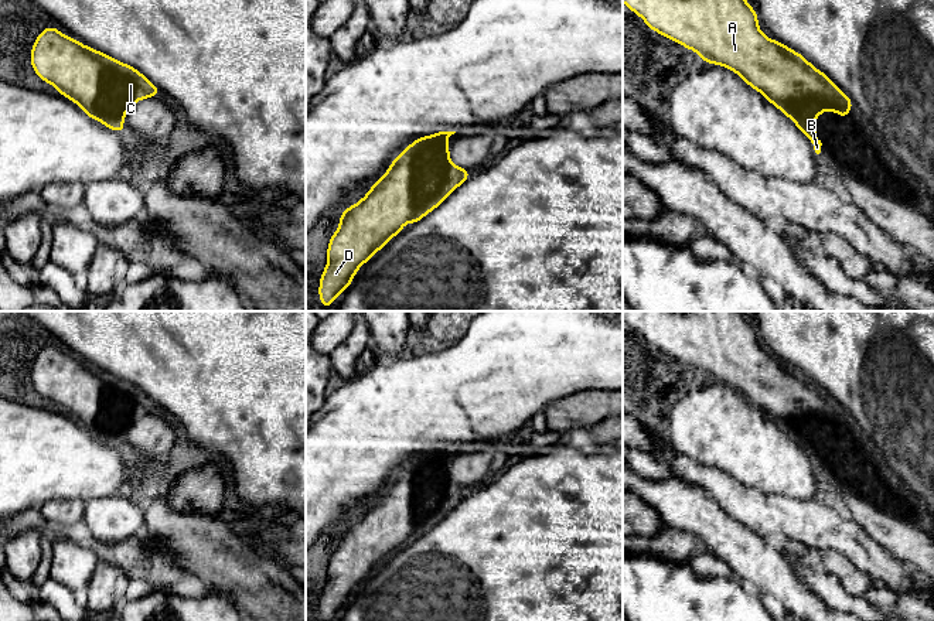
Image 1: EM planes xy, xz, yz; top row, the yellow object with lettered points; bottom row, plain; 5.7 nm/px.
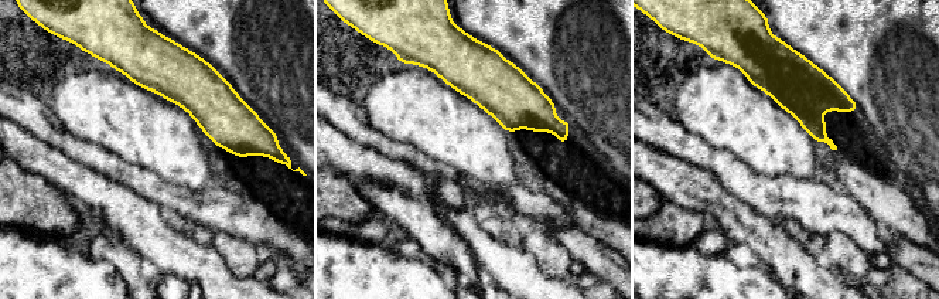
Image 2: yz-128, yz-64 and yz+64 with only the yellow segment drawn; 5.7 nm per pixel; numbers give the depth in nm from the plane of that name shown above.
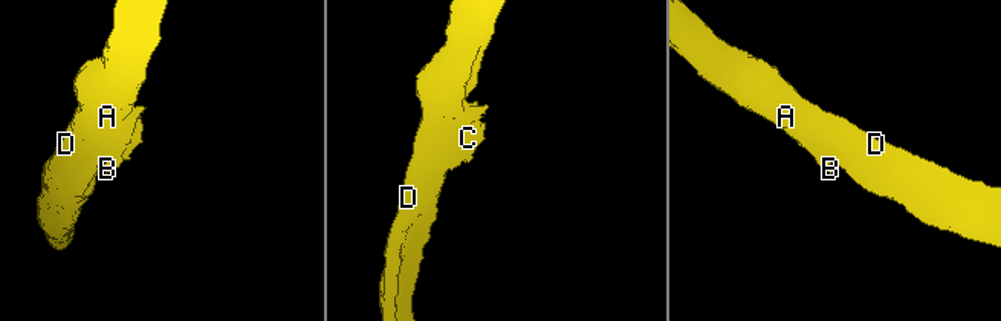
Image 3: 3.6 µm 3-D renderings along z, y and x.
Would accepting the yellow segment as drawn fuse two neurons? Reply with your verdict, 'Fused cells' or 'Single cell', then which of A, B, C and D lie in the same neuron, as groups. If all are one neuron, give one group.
Fused cells. Groups: A D / B C

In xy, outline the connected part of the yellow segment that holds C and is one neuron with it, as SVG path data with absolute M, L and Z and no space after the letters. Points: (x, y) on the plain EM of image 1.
M93 365L86 368L100 383L100 409L83 429L106 444L122 450L126 429L140 416L160 413L157 403L130 382L122 381Z

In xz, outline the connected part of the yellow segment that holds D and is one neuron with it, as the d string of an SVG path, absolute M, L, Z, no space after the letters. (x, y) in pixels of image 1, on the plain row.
M403 468L361 518L344 526L340 533L340 543L331 553L327 566L328 579L318 605L321 621L333 621L334 615L347 607L355 588L402 547L412 530L410 499L412 480L409 471Z

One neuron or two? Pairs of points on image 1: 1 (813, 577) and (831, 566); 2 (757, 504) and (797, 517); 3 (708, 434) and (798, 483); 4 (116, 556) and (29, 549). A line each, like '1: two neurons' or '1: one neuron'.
1: two neurons
2: one neuron
3: one neuron
4: two neurons

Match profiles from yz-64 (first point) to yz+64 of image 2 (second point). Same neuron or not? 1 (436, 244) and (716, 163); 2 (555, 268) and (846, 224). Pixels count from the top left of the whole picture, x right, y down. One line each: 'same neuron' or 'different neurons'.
1: different neurons
2: different neurons

